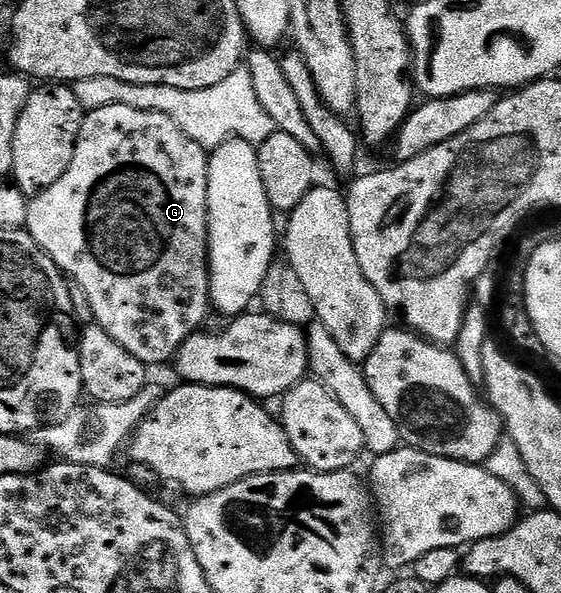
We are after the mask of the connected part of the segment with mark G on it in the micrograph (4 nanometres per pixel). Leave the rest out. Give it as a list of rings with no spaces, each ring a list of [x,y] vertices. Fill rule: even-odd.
[[[114,105],[114,106],[113,106],[113,107],[101,107],[101,108],[100,108],[100,109],[92,109],[92,110],[90,110],[90,112],[88,112],[88,113],[87,113],[87,114],[86,114],[86,116],[84,116],[84,118],[83,118],[83,126],[82,126],[82,127],[81,127],[81,131],[80,131],[80,132],[79,132],[79,138],[78,138],[78,139],[77,139],[77,143],[76,143],[76,144],[75,144],[75,154],[74,154],[74,155],[73,155],[73,163],[69,163],[69,171],[65,171],[65,175],[61,175],[61,179],[57,179],[57,183],[53,183],[53,187],[49,187],[49,188],[48,188],[48,189],[46,189],[46,190],[45,190],[45,191],[41,191],[41,192],[40,192],[40,193],[36,193],[36,194],[34,194],[34,196],[32,196],[32,197],[31,197],[31,198],[30,198],[30,200],[28,200],[28,203],[27,203],[27,206],[28,206],[28,207],[29,207],[29,219],[28,219],[28,220],[27,220],[27,224],[26,224],[26,226],[25,226],[25,228],[26,228],[26,230],[27,230],[27,232],[28,232],[28,233],[30,233],[30,235],[31,235],[31,237],[32,237],[32,239],[34,239],[34,240],[35,240],[35,241],[36,241],[36,243],[37,243],[37,244],[38,244],[38,245],[40,245],[40,247],[42,247],[42,248],[43,248],[43,249],[44,249],[44,251],[46,251],[46,252],[47,252],[47,254],[48,254],[48,255],[50,255],[50,257],[51,257],[51,258],[52,258],[52,259],[53,259],[53,263],[54,263],[54,264],[55,264],[55,266],[56,266],[56,267],[58,267],[58,268],[59,268],[59,271],[60,271],[60,273],[62,273],[62,274],[64,274],[64,275],[66,275],[66,276],[67,276],[67,277],[68,277],[68,278],[70,278],[70,280],[71,280],[71,281],[72,281],[72,282],[74,282],[74,284],[77,284],[77,285],[79,285],[79,286],[80,286],[80,287],[81,287],[81,291],[85,291],[85,295],[86,295],[86,296],[87,296],[87,298],[88,298],[88,299],[89,299],[89,307],[90,307],[90,308],[91,308],[91,316],[92,316],[92,318],[93,318],[93,321],[94,321],[94,324],[96,324],[96,325],[99,325],[99,326],[101,326],[101,328],[103,328],[103,329],[104,329],[104,330],[105,330],[105,331],[106,331],[106,332],[107,332],[107,333],[108,333],[108,334],[109,334],[109,335],[113,335],[113,339],[117,339],[117,343],[121,343],[121,347],[125,347],[125,351],[129,351],[129,355],[133,355],[133,356],[134,356],[134,357],[135,357],[135,358],[136,358],[136,359],[137,359],[137,360],[139,360],[139,362],[140,362],[140,363],[141,363],[141,364],[143,364],[143,365],[145,365],[145,366],[148,366],[148,367],[154,367],[154,365],[163,365],[163,364],[165,364],[165,363],[166,363],[166,361],[167,361],[167,364],[168,364],[168,362],[170,362],[170,361],[171,361],[171,360],[172,360],[172,358],[174,358],[174,356],[175,356],[175,353],[176,353],[176,352],[177,352],[177,351],[178,351],[178,349],[179,349],[179,348],[180,348],[180,347],[181,347],[181,343],[185,343],[185,339],[189,339],[189,338],[190,338],[190,337],[192,337],[192,336],[193,336],[193,334],[195,334],[195,332],[197,332],[197,330],[198,330],[198,329],[199,329],[199,328],[200,328],[200,326],[202,326],[202,325],[199,325],[199,324],[201,324],[201,323],[202,323],[202,321],[203,321],[203,320],[205,320],[205,319],[206,319],[206,317],[207,317],[207,309],[208,309],[208,313],[209,313],[209,306],[210,306],[210,305],[211,305],[211,270],[210,270],[210,268],[209,268],[209,266],[208,266],[208,263],[207,263],[207,188],[208,188],[208,187],[209,187],[209,167],[208,167],[208,166],[207,166],[207,163],[208,163],[208,160],[209,160],[209,153],[208,153],[208,150],[205,150],[205,149],[202,149],[202,147],[200,147],[200,146],[199,146],[199,145],[198,145],[198,144],[197,144],[197,143],[193,143],[193,139],[189,139],[189,135],[185,135],[185,131],[181,131],[181,127],[177,127],[177,123],[173,123],[173,119],[169,119],[169,115],[161,115],[161,114],[160,114],[160,113],[158,113],[158,112],[157,112],[157,111],[137,111],[137,107],[125,107],[125,106],[124,106],[124,105]]]

